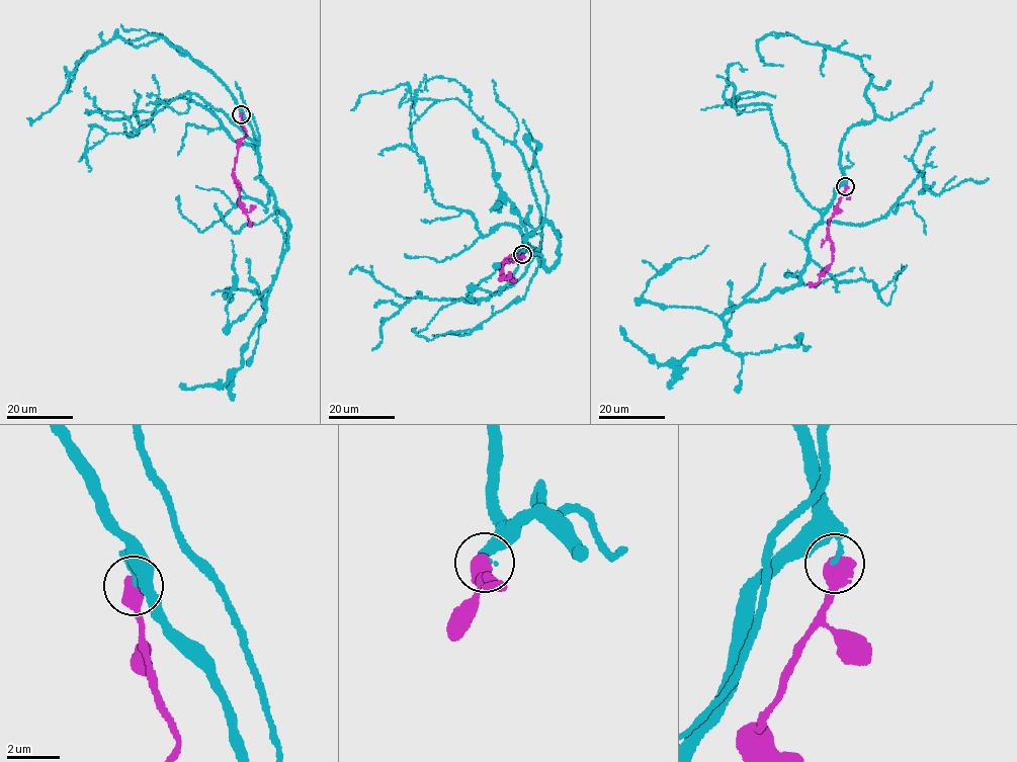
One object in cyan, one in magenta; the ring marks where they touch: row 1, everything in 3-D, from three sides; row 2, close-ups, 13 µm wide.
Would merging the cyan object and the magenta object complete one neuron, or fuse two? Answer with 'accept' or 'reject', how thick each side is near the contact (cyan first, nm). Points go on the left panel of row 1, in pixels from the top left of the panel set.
reject; calibres 160 and 650 nm

